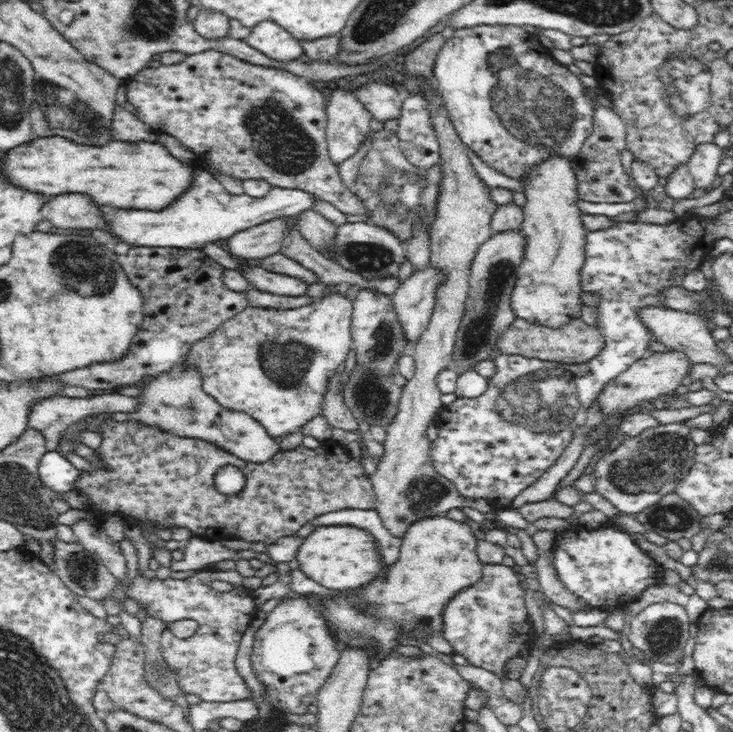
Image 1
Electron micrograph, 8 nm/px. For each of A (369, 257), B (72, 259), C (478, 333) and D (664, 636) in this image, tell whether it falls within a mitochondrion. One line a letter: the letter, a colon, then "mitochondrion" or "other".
A: mitochondrion
B: mitochondrion
C: mitochondrion
D: mitochondrion

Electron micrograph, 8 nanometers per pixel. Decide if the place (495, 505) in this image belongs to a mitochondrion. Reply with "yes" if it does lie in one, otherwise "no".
no

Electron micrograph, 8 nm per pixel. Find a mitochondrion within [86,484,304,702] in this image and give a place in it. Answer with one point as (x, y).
(158, 676)

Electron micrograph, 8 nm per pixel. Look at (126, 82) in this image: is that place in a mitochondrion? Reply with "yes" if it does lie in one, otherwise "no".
no

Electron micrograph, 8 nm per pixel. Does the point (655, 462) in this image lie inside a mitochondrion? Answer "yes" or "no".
yes

